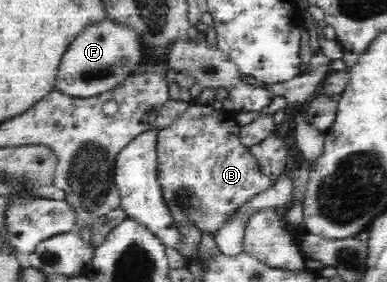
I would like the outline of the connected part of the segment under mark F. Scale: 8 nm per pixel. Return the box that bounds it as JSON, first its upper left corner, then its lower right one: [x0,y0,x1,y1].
[55,20,151,99]

